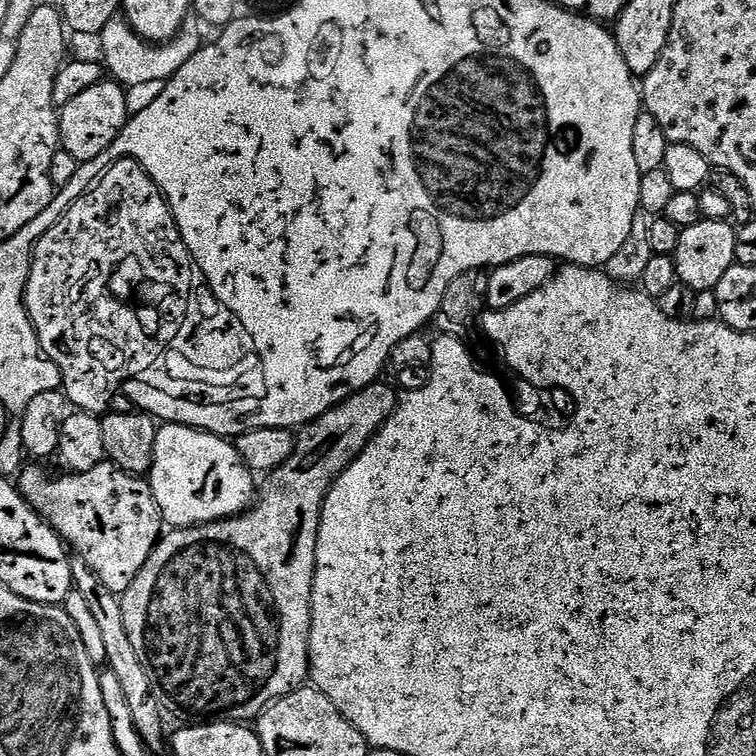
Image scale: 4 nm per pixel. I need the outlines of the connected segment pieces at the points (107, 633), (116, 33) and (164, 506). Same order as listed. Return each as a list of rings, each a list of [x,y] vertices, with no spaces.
[[[83,562],[72,564],[72,583],[75,592],[82,594],[82,598],[86,598],[86,606],[90,606],[90,614],[94,614],[98,631],[102,634],[102,643],[106,646],[107,667],[114,674],[114,678],[118,678],[118,686],[122,686],[122,694],[126,698],[126,702],[130,706],[130,714],[134,718],[134,726],[147,747],[155,750],[163,740],[164,743],[166,740],[166,734],[165,736],[163,734],[163,718],[165,719],[165,717],[162,715],[160,705],[152,696],[152,687],[148,681],[146,670],[138,662],[138,654],[128,636],[126,615],[124,616],[119,602],[116,601],[119,600],[117,593],[111,592]]]
[[[123,18],[106,22],[106,26],[100,31],[98,43],[100,52],[104,55],[102,64],[107,75],[125,89],[142,86],[142,82],[167,82],[202,47],[202,39],[190,26],[182,27],[175,36],[166,41],[153,42],[144,40]]]
[[[164,424],[157,427],[154,438],[152,469],[146,473],[146,479],[156,499],[156,511],[163,523],[178,528],[195,528],[197,524],[210,524],[214,520],[226,520],[229,516],[238,516],[253,503],[254,473],[244,465],[235,447],[225,437],[212,432],[200,432],[197,428],[188,428],[184,424]]]

